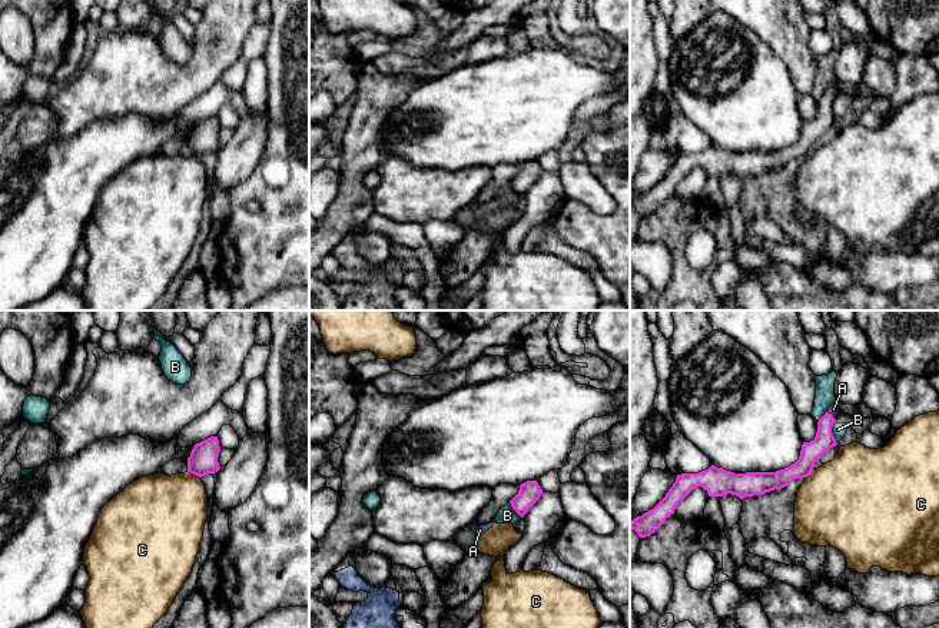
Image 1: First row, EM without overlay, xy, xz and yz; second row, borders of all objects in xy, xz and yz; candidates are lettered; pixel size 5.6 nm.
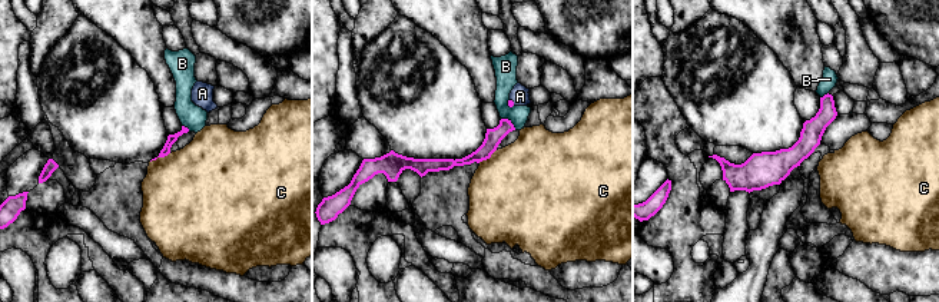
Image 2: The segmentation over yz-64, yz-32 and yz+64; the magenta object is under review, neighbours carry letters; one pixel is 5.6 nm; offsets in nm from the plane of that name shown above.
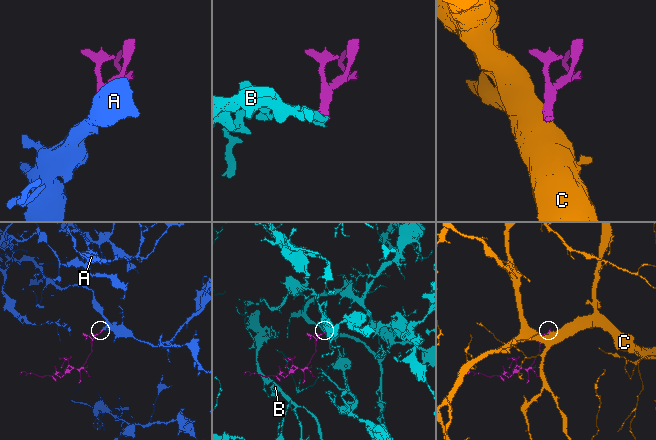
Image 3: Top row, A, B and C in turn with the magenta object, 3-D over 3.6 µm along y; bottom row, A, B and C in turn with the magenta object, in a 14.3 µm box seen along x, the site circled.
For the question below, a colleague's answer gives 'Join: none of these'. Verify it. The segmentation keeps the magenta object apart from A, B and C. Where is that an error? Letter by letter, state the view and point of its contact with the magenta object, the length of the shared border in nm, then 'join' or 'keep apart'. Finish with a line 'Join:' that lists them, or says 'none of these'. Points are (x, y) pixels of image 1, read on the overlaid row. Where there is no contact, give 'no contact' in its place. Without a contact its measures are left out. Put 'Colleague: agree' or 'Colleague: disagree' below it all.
A: contact yz (832, 415); length 70 nm; join
B: contact yz (830, 432); length 120 nm; keep apart
C: contact xy (193, 474); length 80 nm; keep apart
Join: A
Colleague: disagree

